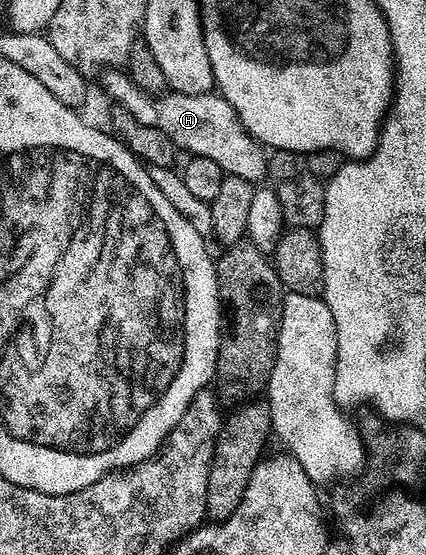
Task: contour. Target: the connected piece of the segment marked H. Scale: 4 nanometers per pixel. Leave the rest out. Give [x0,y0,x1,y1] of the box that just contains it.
[100,69,269,185]

